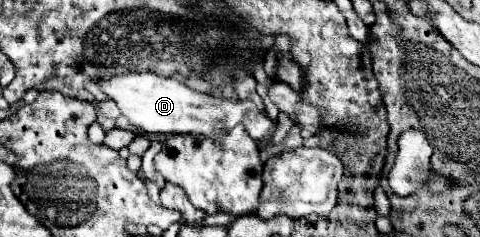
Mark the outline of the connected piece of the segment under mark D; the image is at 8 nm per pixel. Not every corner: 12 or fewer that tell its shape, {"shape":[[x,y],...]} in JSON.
{"shape":[[125,72],[95,84],[147,134],[275,122],[253,102],[219,100],[175,78]]}

